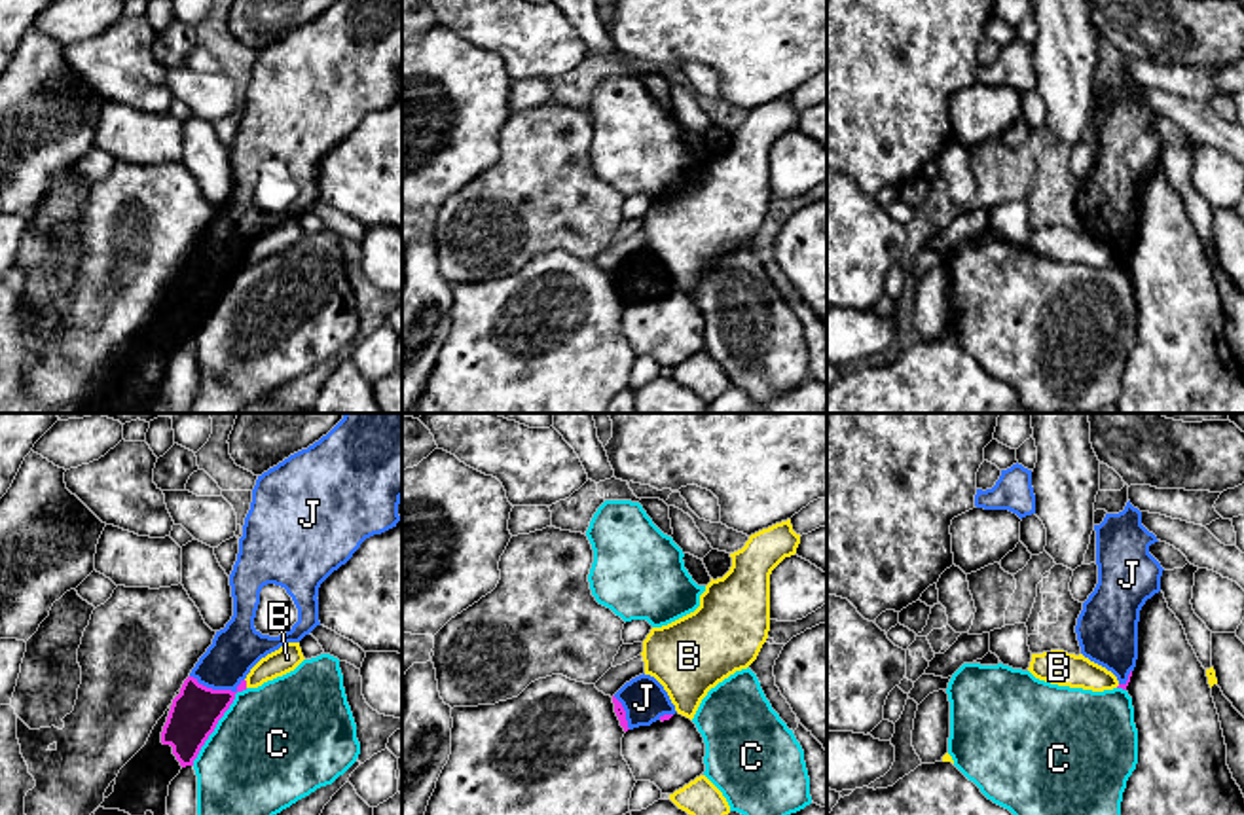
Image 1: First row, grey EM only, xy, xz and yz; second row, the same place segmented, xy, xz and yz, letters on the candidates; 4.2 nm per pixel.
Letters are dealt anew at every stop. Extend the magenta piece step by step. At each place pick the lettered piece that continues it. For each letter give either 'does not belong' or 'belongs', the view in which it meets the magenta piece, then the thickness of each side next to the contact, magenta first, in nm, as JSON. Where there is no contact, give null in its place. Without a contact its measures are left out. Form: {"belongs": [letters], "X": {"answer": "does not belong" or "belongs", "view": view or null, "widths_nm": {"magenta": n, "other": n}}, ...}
{"belongs": ["J"], "B": {"answer": "does not belong", "view": "xy", "widths_nm": {"magenta": 200, "other": 110}}, "C": {"answer": "does not belong", "view": "xy", "widths_nm": {"magenta": 200, "other": 480}}, "J": {"answer": "belongs", "view": "xy", "widths_nm": {"magenta": 200, "other": 200}}}

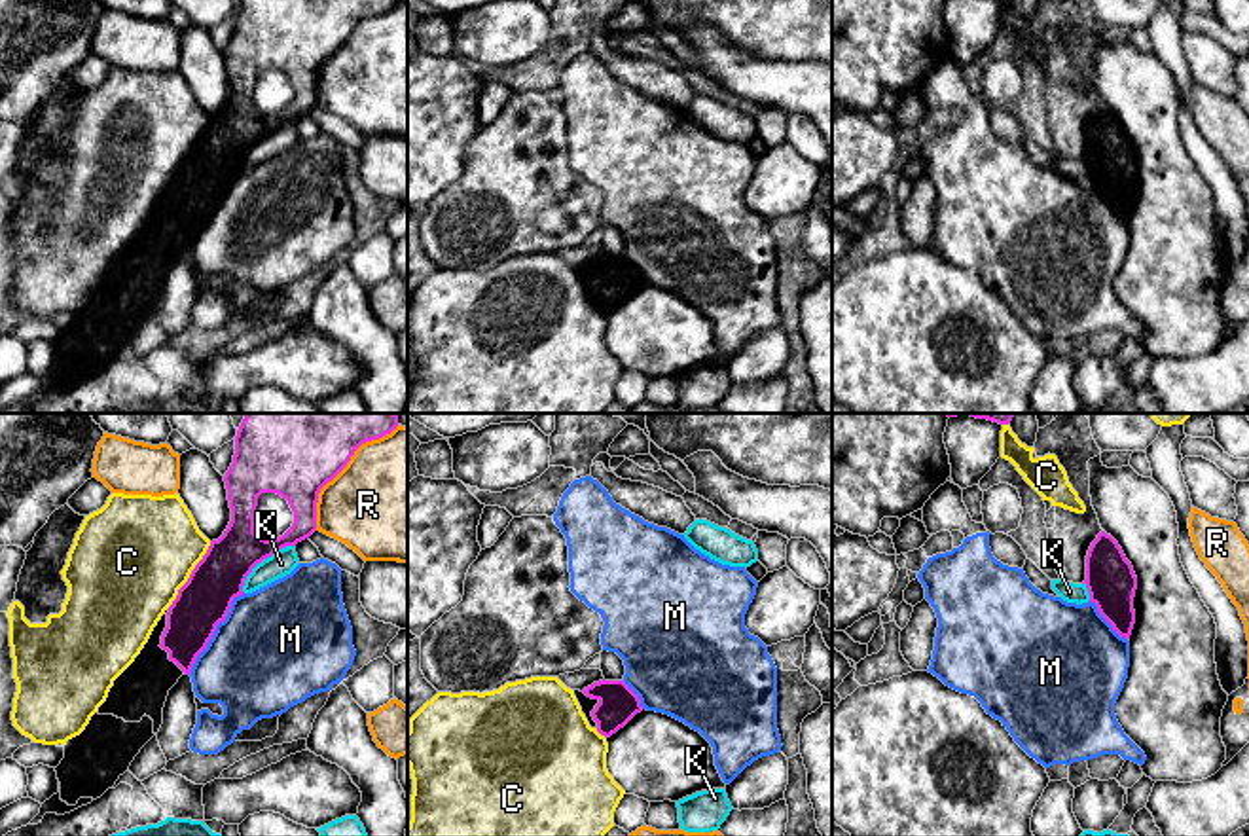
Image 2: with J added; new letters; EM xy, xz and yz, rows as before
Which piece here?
{"belongs": [], "C": {"answer": "does not belong", "view": "xy", "widths_nm": {"magenta": 220, "other": 480}}, "K": {"answer": "does not belong", "view": "xy", "widths_nm": {"magenta": 220, "other": 110}}, "M": {"answer": "does not belong", "view": "xy", "widths_nm": {"magenta": 220, "other": 480}}, "R": {"answer": "does not belong", "view": "xy", "widths_nm": {"magenta": 320, "other": 480}}}

